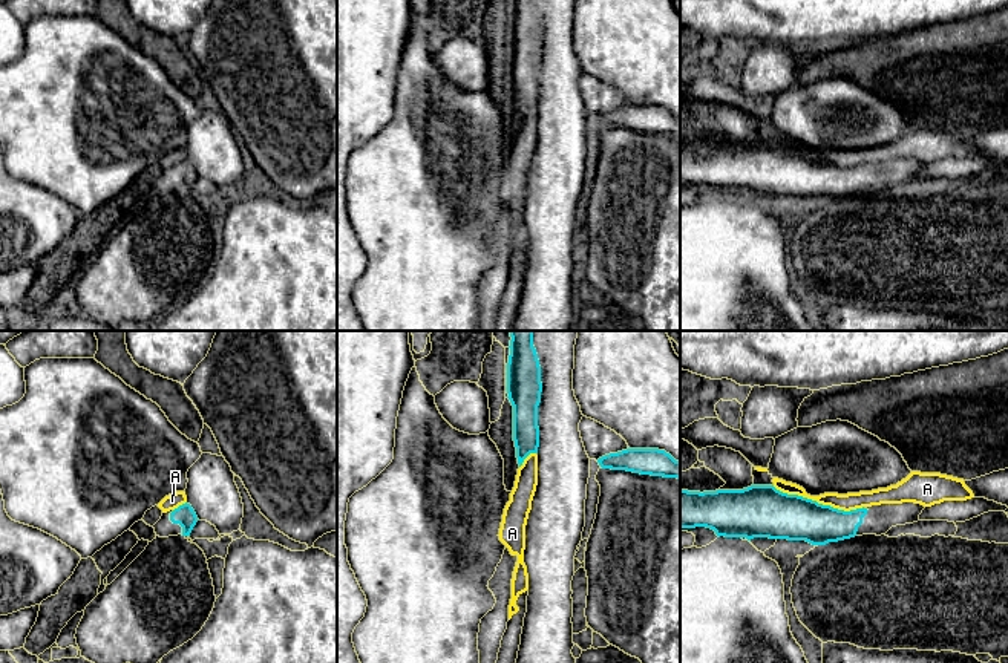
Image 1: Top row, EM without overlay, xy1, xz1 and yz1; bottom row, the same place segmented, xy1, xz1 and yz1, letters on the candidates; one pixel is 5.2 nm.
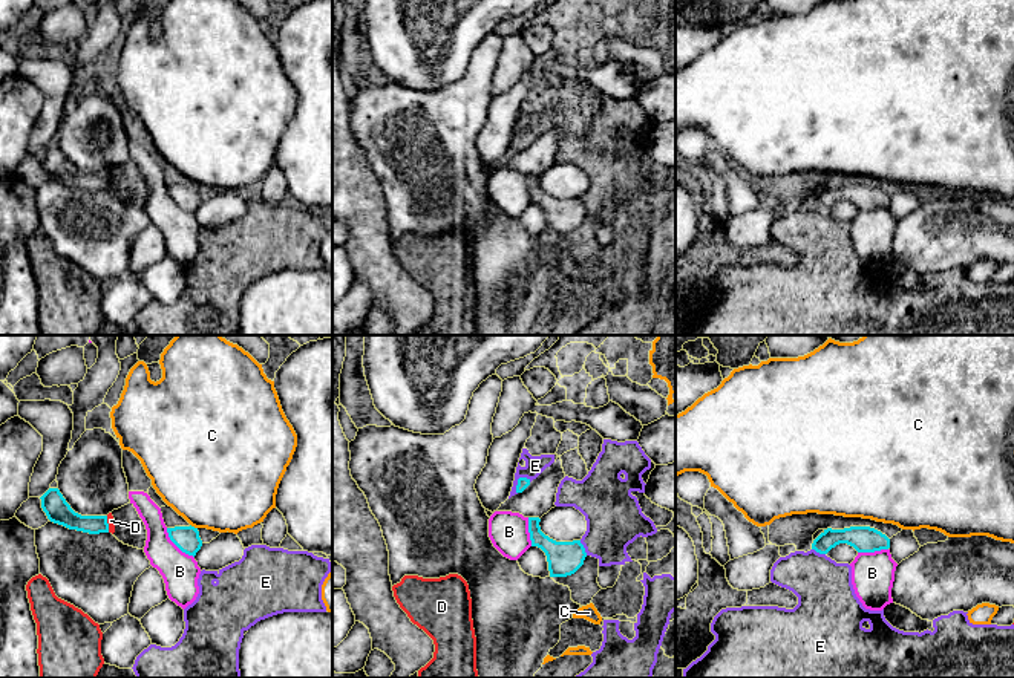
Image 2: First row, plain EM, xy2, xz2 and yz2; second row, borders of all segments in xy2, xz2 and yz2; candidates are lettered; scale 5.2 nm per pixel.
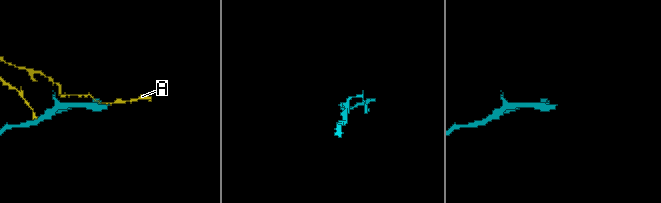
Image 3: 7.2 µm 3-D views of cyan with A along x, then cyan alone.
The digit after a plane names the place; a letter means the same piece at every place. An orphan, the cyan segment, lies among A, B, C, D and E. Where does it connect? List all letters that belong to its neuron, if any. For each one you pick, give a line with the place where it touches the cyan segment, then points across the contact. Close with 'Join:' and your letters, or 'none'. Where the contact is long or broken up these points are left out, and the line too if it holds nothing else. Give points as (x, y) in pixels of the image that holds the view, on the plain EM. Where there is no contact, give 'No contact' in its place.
Join: none

